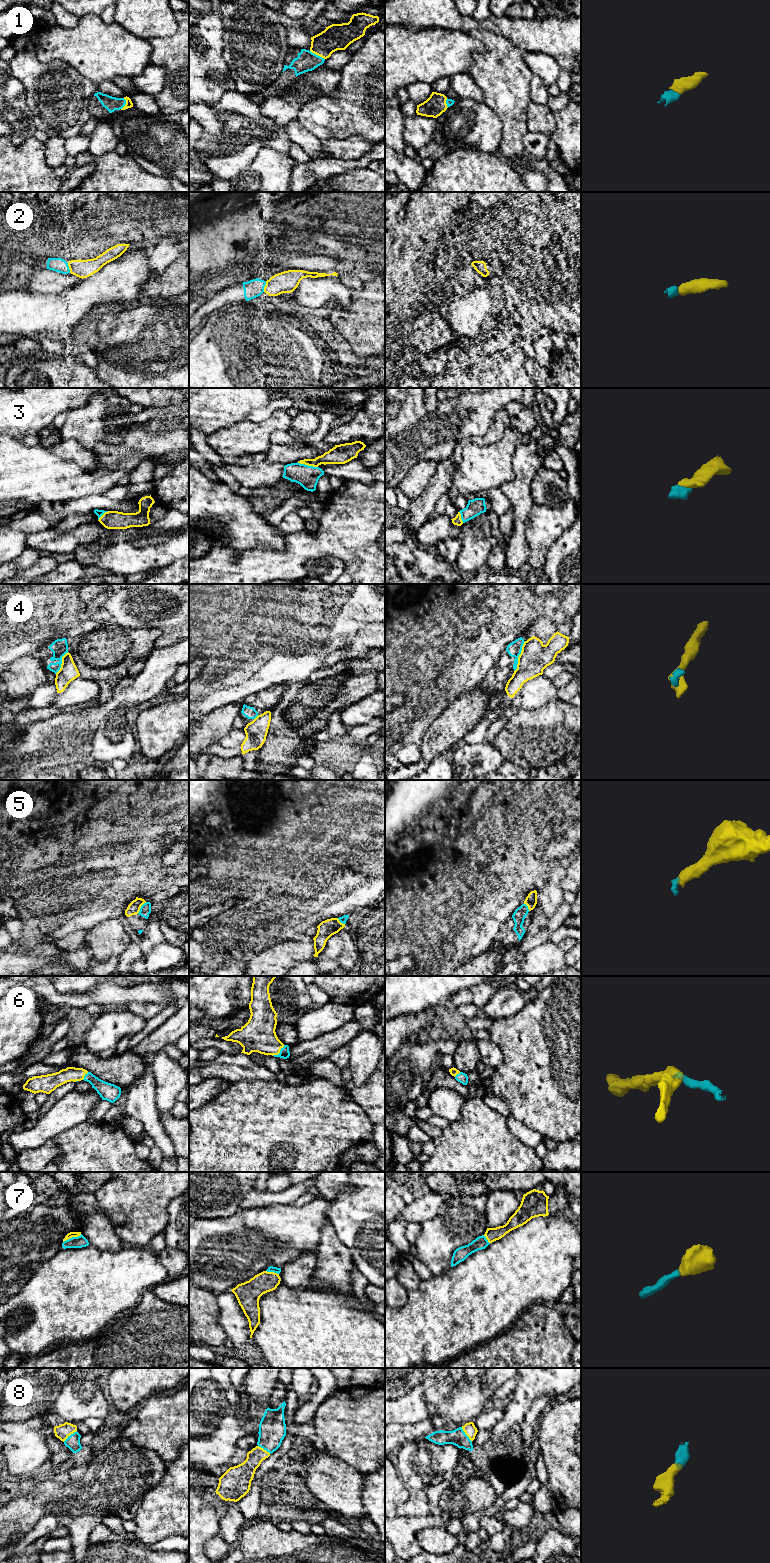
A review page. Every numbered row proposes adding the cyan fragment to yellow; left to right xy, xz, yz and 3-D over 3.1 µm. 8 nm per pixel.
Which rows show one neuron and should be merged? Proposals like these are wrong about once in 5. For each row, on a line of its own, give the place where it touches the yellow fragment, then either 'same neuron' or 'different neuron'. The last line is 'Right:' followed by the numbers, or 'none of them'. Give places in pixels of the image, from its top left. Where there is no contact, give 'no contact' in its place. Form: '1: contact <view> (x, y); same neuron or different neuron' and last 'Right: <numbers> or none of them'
1: contact xz (317, 54); same neuron
2: contact xz (265, 286); same neuron
3: contact xz (307, 464); same neuron
4: contact yz (519, 656); different neuron
5: contact xy (140, 907); same neuron
6: contact xz (279, 1052); same neuron
7: contact xy (72, 1236); same neuron
8: contact xy (69, 1435); same neuron
Right: 1, 2, 3, 5, 6, 7, 8

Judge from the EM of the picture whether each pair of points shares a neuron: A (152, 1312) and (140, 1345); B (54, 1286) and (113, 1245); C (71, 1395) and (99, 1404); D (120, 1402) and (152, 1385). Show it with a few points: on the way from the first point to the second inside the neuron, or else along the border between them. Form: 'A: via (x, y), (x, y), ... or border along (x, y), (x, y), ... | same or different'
A: via (152, 1320), (152, 1333), (148, 1337) | same
B: border along (89, 1243), (110, 1251), (119, 1251), (125, 1245) | different
C: via (78, 1402), (86, 1406), (92, 1404) | same
D: via (127, 1394), (136, 1385), (144, 1385) | same

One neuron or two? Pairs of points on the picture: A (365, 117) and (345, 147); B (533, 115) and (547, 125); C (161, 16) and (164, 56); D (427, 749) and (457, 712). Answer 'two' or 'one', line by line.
A: two
B: one
C: two
D: one

